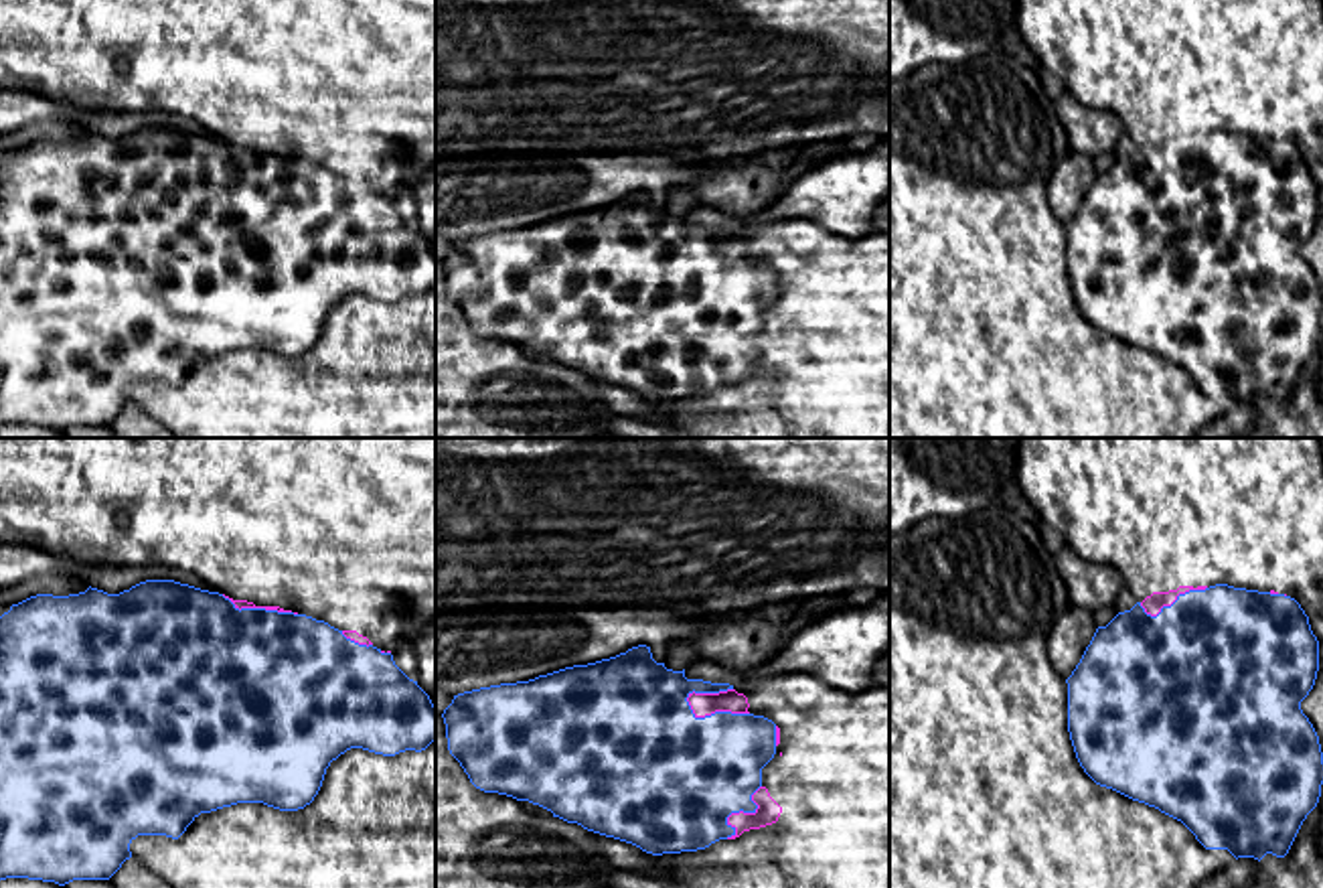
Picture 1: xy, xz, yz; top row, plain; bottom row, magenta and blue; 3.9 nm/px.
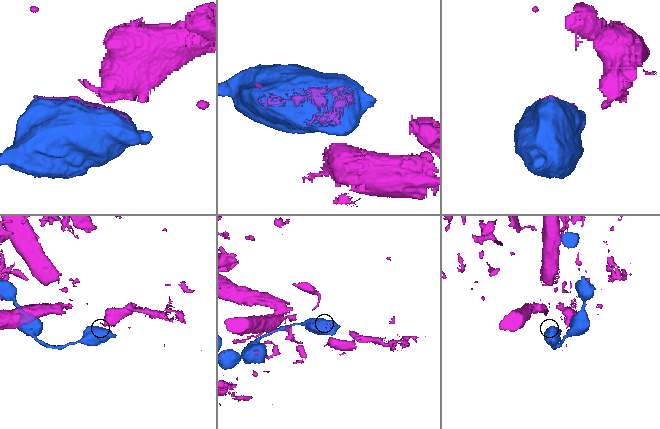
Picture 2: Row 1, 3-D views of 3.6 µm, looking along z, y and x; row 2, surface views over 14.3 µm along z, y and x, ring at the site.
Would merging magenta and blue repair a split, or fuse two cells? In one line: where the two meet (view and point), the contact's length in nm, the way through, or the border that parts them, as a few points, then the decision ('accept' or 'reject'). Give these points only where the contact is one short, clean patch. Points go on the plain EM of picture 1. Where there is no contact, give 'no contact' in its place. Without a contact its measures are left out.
xz (714, 258) | 260 nm | accept

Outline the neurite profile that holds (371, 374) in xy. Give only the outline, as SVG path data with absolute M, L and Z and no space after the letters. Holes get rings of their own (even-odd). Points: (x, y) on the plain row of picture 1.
M436 288L425 296L405 296L395 302L351 294L330 308L314 347L298 357L280 357L263 349L237 349L201 359L178 383L138 381L130 389L132 403L160 422L174 438L436 438Z

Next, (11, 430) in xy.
M6 424L0 426L0 438L65 438L65 436L55 428Z

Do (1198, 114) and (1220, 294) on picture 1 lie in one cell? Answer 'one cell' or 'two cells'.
one cell

